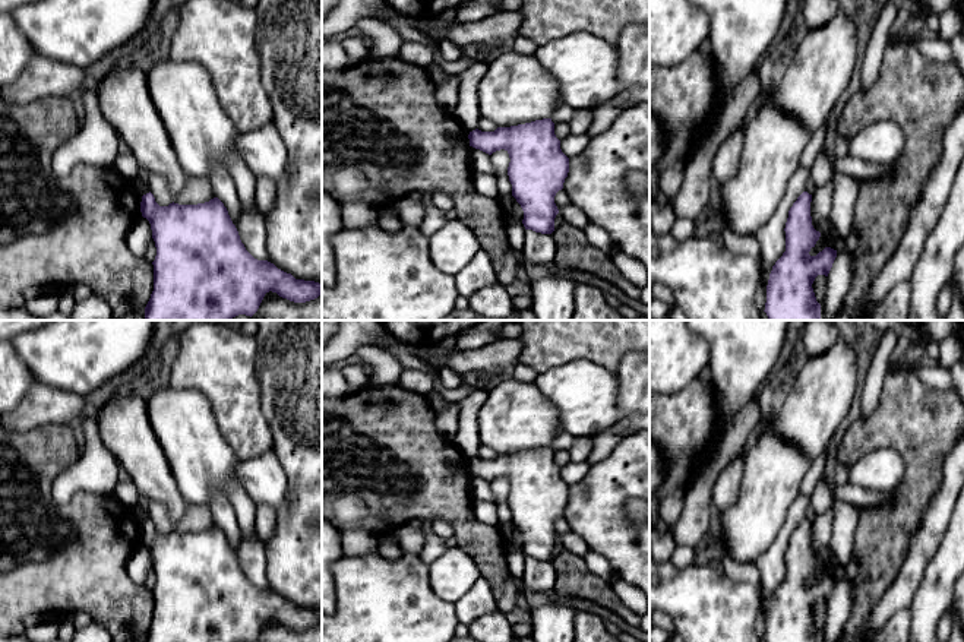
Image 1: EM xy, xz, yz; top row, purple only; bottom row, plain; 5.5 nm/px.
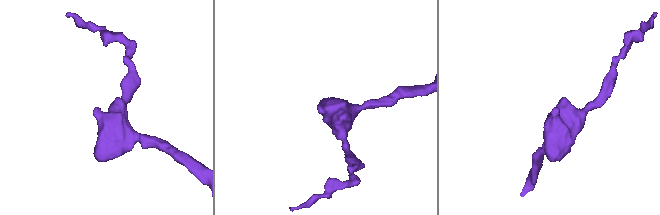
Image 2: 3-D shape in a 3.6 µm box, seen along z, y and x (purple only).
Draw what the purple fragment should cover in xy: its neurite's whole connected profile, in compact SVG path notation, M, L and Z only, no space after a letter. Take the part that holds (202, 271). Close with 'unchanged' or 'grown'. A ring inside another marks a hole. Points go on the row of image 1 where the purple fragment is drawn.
M149 192L142 196L140 212L151 224L157 247L152 262L154 291L143 320L231 320L238 314L252 317L269 291L294 303L306 303L322 294L319 282L295 279L274 263L255 259L218 197L197 205L173 202L159 206Z; unchanged

